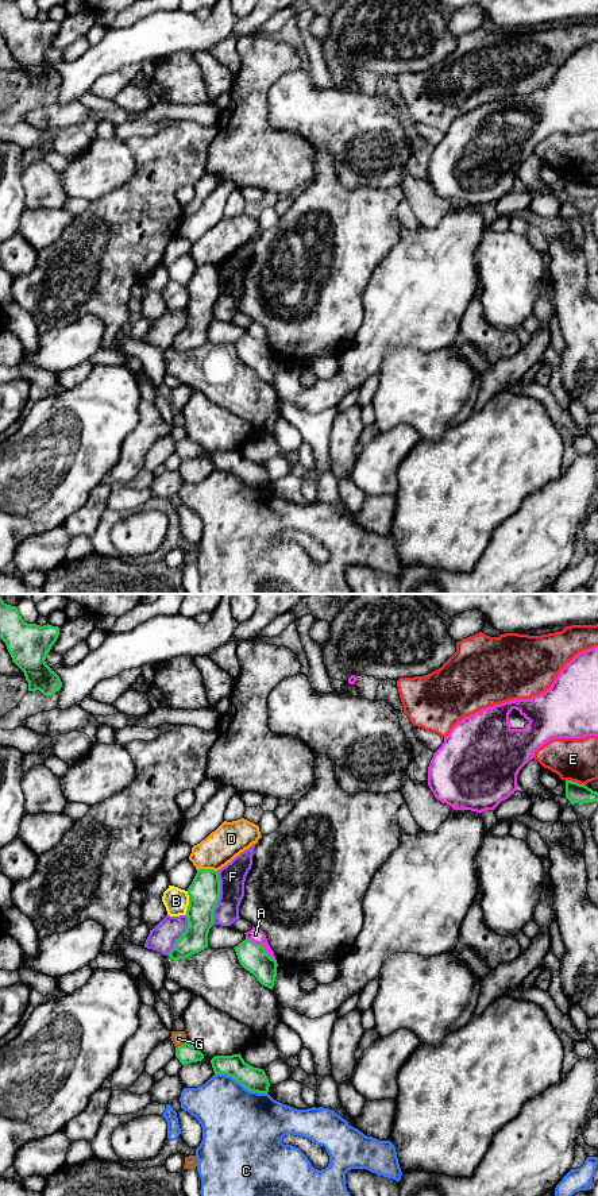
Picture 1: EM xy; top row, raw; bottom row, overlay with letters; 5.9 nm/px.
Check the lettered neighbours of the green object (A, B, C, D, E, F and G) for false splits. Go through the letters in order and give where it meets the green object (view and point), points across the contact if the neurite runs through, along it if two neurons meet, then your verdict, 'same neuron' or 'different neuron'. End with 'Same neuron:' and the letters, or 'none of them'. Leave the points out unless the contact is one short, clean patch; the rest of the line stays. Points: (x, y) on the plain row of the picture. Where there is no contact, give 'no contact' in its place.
A: meets green in xy at (262, 340); different neuron
B: meets green in xy at (189, 298); different neuron
C: meets green in xy at (240, 478); different neuron
D: meets green in xy at (207, 265); different neuron
E: meets green in xy at (575, 177); different neuron
F: meets green in xy at (219, 292); different neuron
G: meets green in xy at (181, 440); different neuron
Same neuron: none of them

